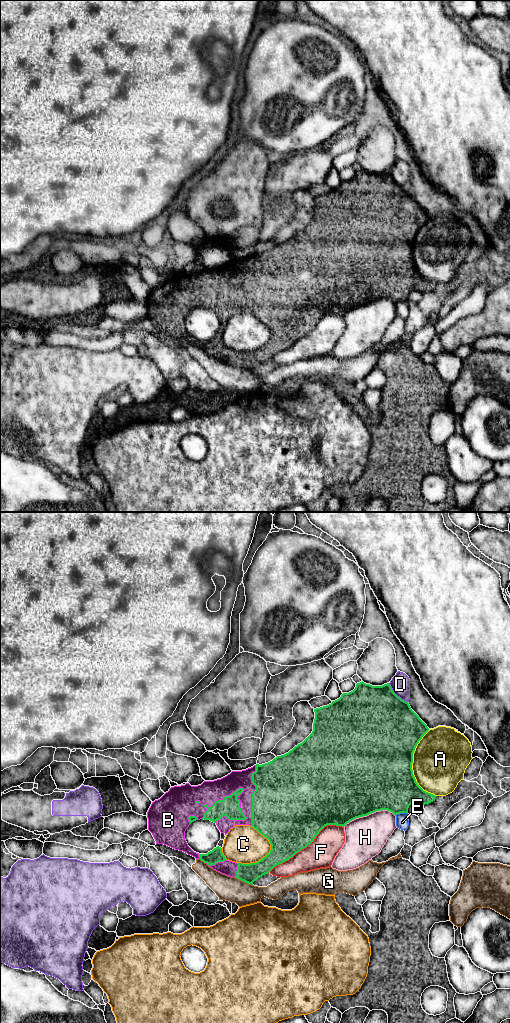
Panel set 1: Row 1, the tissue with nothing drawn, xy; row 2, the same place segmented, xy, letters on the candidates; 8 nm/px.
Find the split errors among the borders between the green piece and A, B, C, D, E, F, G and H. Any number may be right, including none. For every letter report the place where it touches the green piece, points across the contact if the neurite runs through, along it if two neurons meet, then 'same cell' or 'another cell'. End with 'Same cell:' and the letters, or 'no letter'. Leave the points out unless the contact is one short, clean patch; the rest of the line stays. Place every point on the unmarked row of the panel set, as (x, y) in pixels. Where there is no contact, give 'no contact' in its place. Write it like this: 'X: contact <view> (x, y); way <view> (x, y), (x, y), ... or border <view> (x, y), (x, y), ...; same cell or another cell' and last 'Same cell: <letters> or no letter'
A: contact xy (411, 254); another cell
B: contact xy (220, 288); same cell
C: contact xy (268, 341); another cell
D: contact xy (395, 182); another cell
E: contact xy (401, 300); another cell
F: contact xy (307, 333); another cell
G: contact xy (243, 368); another cell
H: contact xy (368, 302); another cell
Same cell: B

